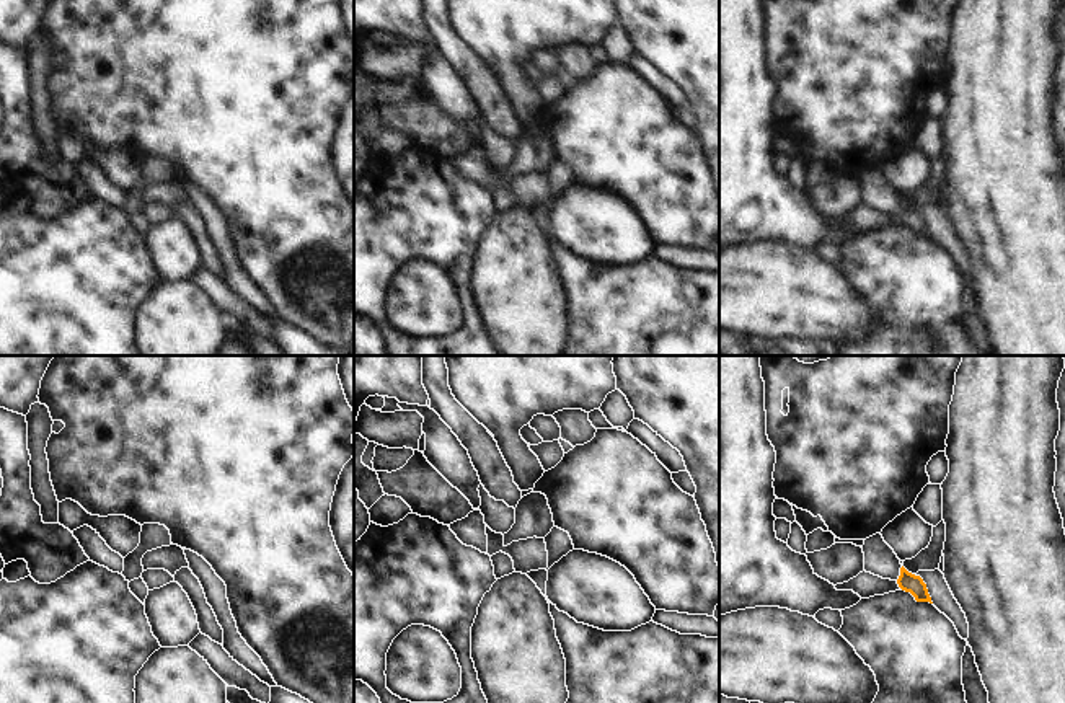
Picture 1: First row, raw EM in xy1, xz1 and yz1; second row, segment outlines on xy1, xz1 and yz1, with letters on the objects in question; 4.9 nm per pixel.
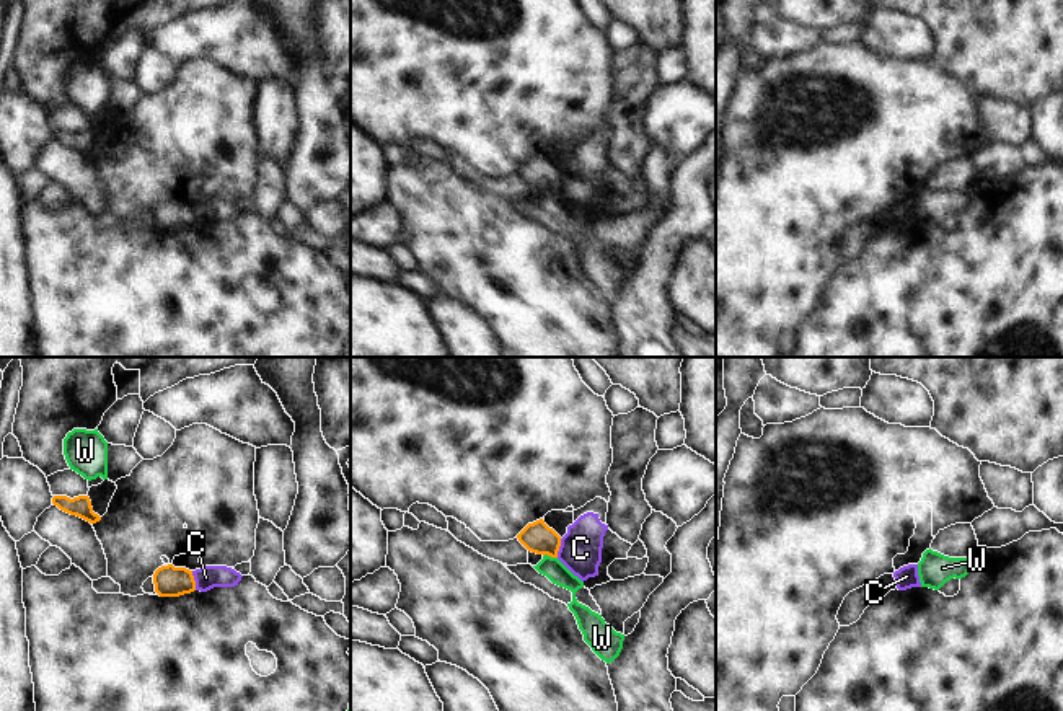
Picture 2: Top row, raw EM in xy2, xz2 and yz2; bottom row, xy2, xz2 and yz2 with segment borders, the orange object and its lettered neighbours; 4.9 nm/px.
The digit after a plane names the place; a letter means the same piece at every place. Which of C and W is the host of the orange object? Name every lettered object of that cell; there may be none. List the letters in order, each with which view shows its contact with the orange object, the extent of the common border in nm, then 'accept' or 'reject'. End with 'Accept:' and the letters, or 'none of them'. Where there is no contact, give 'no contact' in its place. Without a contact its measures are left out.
C: meets orange in xy2; contact 100 nm long; reject
W: meets orange in xz2; contact 70 nm long; reject
Accept: none of them

